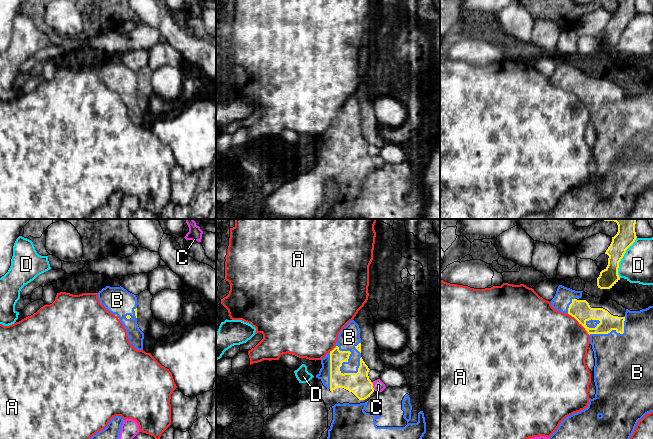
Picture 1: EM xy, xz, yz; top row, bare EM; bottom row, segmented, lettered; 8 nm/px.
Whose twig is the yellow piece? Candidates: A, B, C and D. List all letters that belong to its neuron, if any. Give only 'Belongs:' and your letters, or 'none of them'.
Belongs: B

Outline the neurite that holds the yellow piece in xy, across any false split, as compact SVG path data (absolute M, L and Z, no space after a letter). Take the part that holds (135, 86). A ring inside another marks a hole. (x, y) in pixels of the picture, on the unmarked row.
M106 62L98 69L100 79L107 87L118 93L127 107L131 121L143 126L144 109L137 100L137 73L123 63Z

